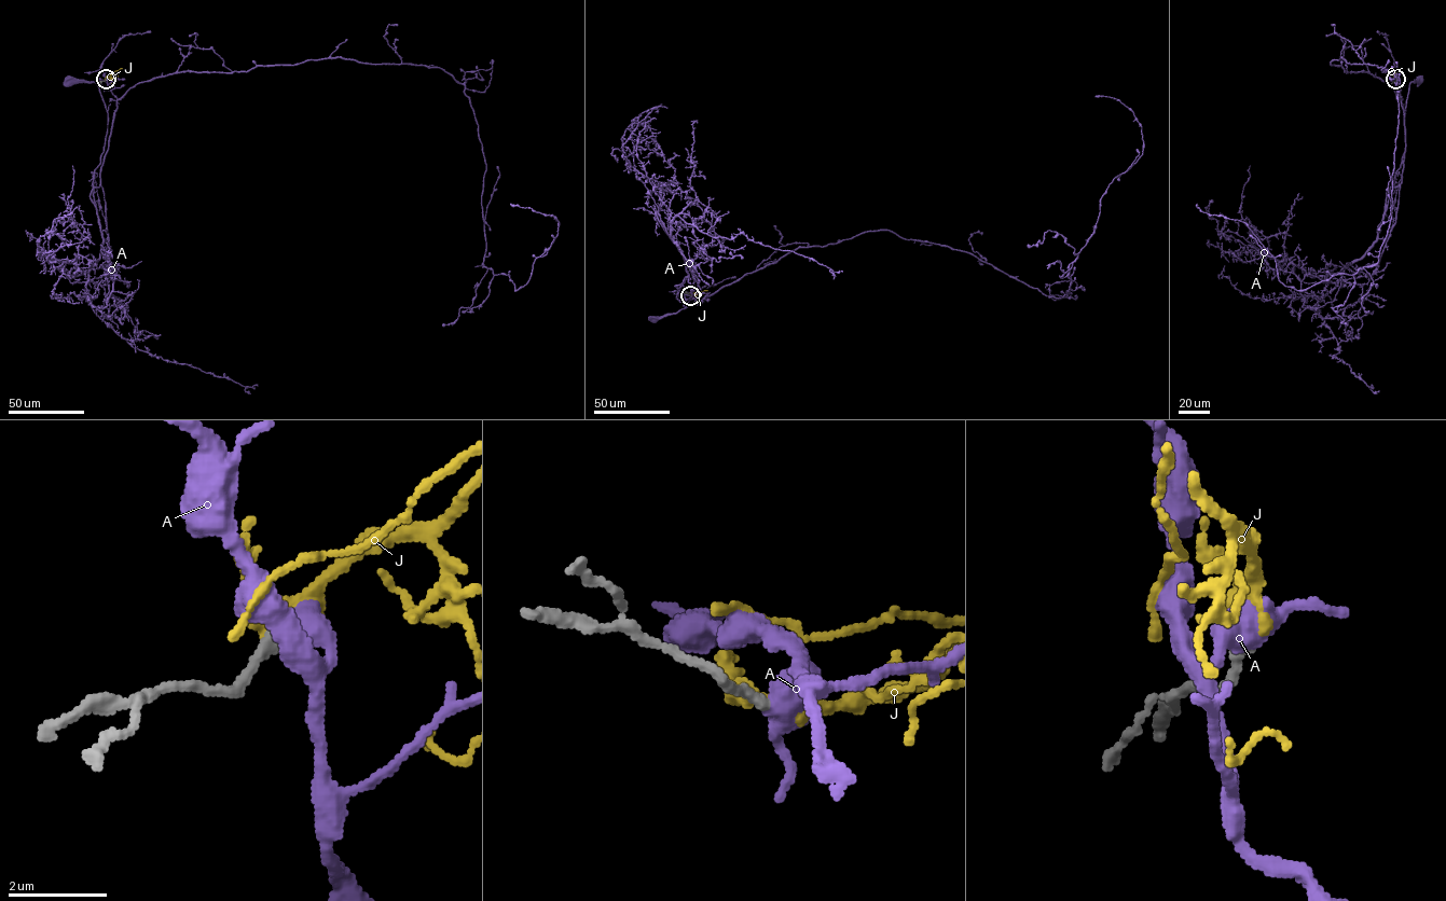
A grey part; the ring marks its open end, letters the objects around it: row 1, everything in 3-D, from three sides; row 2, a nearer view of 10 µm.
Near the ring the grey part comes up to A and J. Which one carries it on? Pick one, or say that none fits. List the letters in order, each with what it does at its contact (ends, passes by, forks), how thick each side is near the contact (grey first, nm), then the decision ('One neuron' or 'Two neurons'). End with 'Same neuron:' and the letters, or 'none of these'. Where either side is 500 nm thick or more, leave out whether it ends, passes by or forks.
A: Thickness 280 nm (grey) against 600 nm. Two neurons
J: It passes by. Thickness 280 nm (grey) against 320 nm. One neuron
Same neuron: J

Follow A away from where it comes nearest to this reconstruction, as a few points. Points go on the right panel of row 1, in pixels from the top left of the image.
A: (1395, 79), (1404, 112), (1405, 152), (1402, 182), (1390, 186), (1405, 151), (1404, 111), (1409, 84), (1421, 80)

